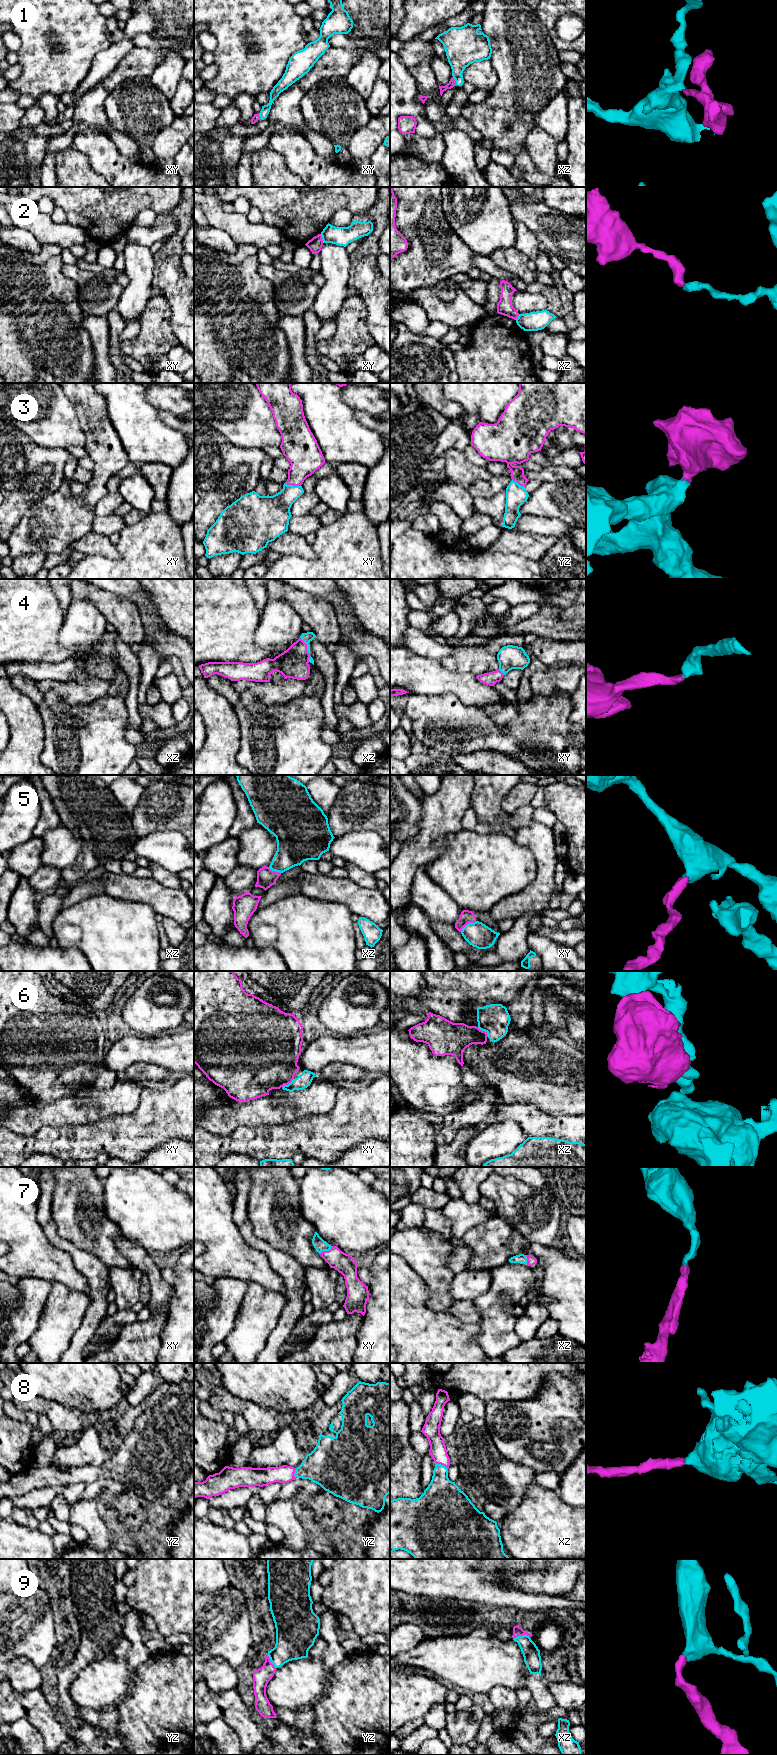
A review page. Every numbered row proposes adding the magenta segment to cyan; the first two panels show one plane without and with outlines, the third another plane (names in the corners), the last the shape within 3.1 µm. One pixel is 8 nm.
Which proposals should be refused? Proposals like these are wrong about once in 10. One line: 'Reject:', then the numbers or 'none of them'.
Reject: 2

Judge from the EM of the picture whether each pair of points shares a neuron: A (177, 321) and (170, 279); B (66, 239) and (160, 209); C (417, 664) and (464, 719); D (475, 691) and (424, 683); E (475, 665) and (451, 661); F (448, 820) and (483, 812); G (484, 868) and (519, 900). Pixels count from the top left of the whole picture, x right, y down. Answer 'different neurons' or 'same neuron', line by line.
A: same neuron
B: different neurons
C: different neurons
D: same neuron
E: same neuron
F: different neurons
G: different neurons

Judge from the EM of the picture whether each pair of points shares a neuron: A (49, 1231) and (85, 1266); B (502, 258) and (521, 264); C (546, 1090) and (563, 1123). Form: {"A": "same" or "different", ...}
{"A": "same", "B": "same", "C": "different"}

